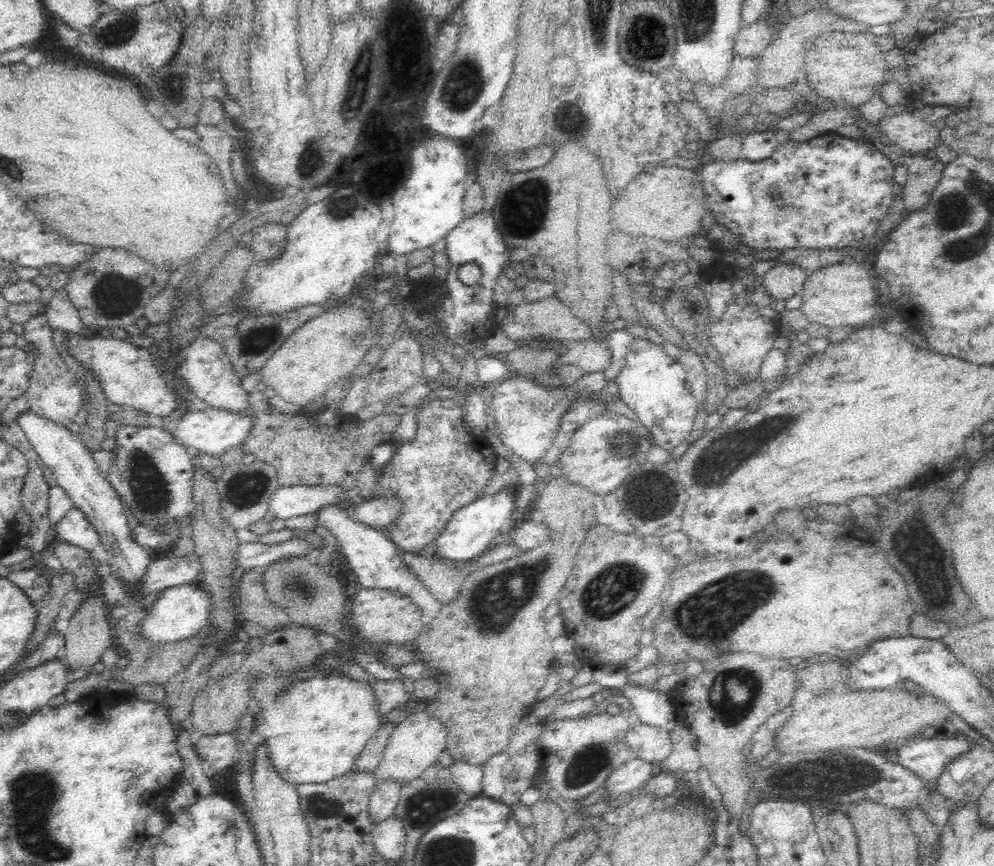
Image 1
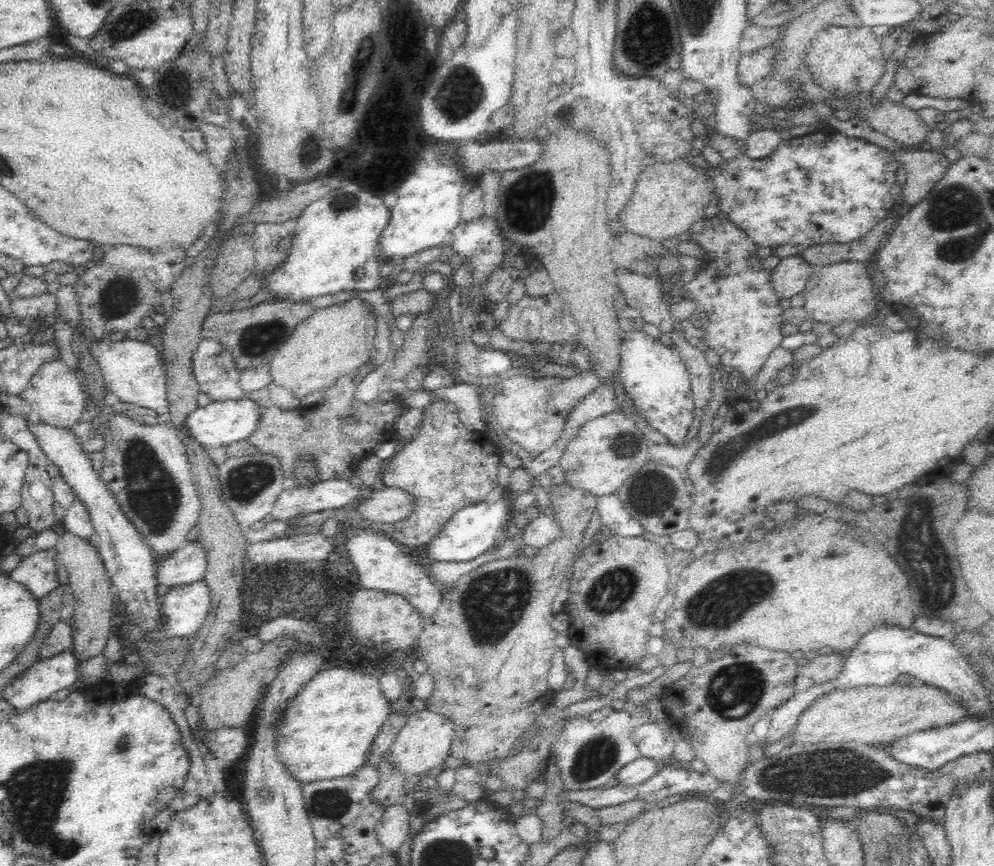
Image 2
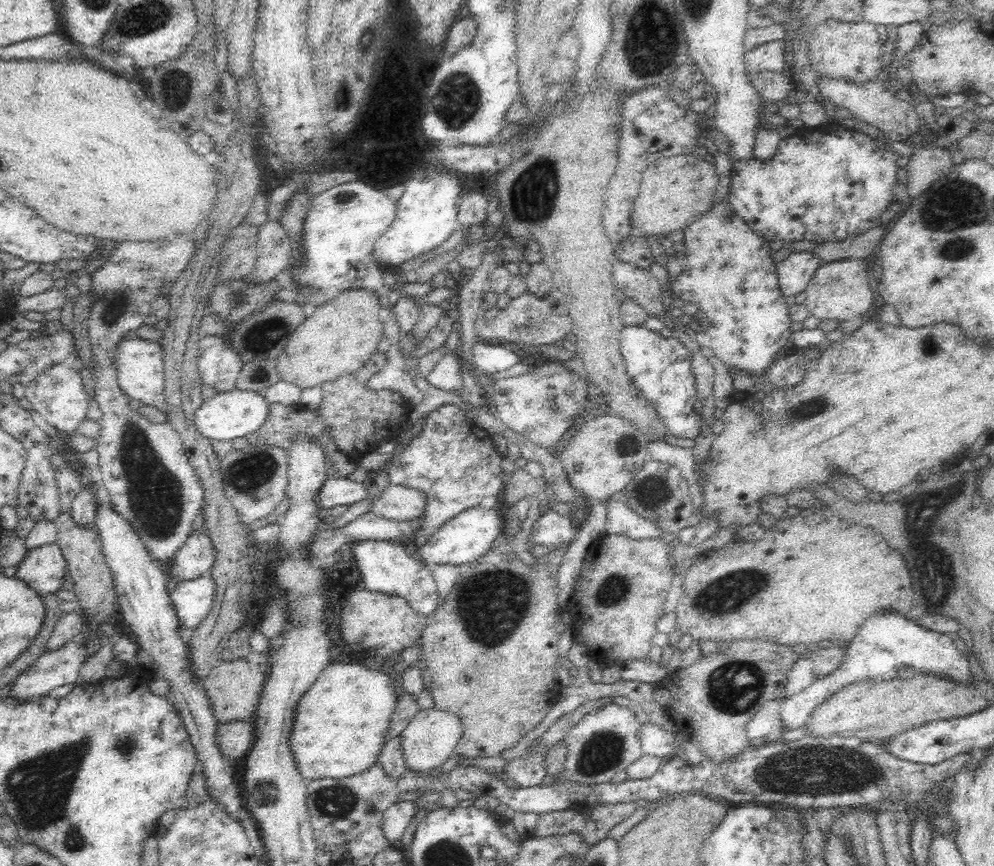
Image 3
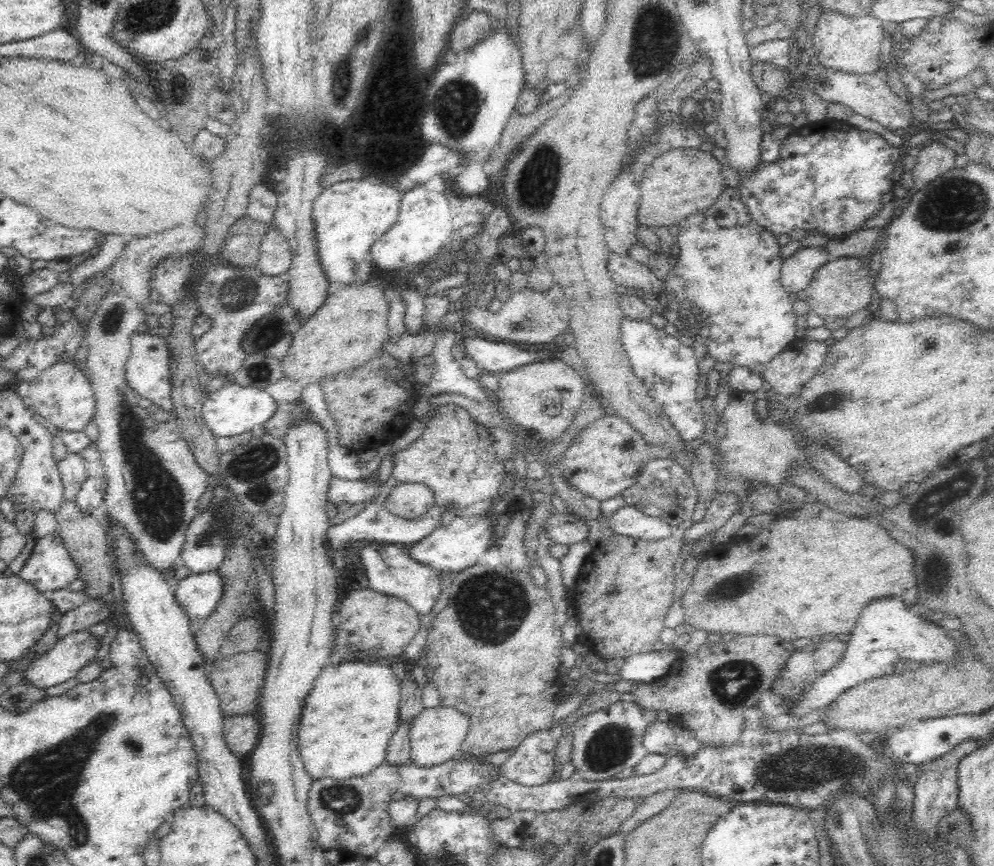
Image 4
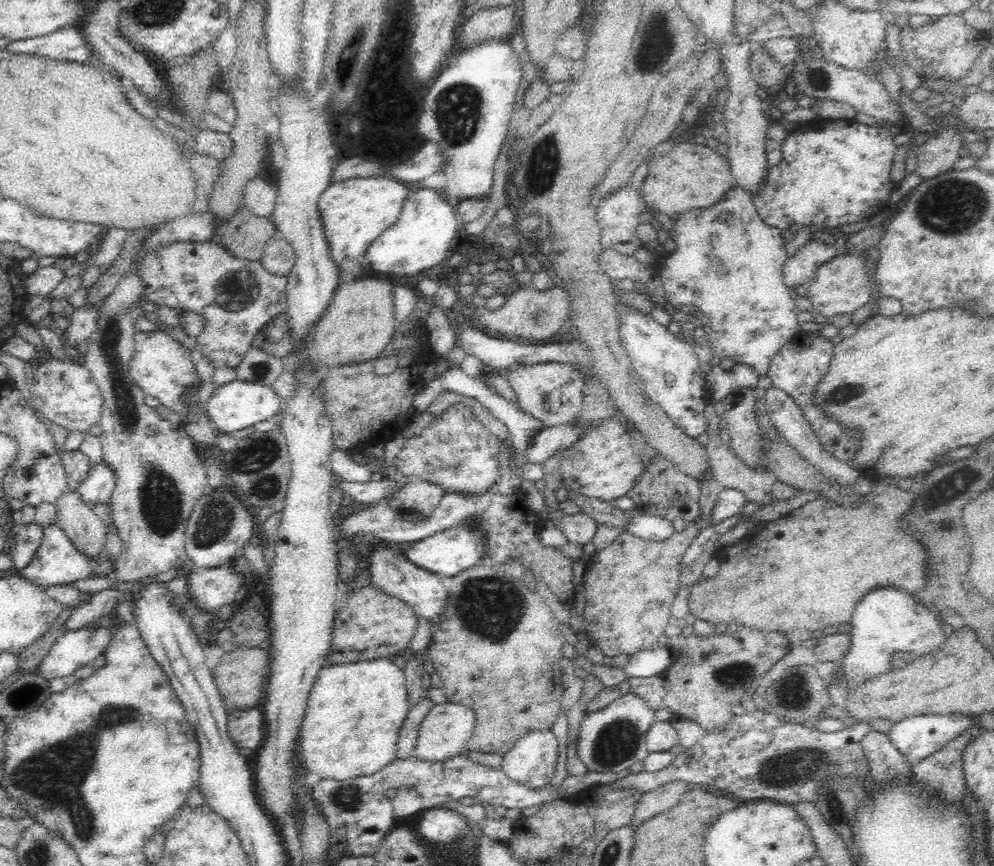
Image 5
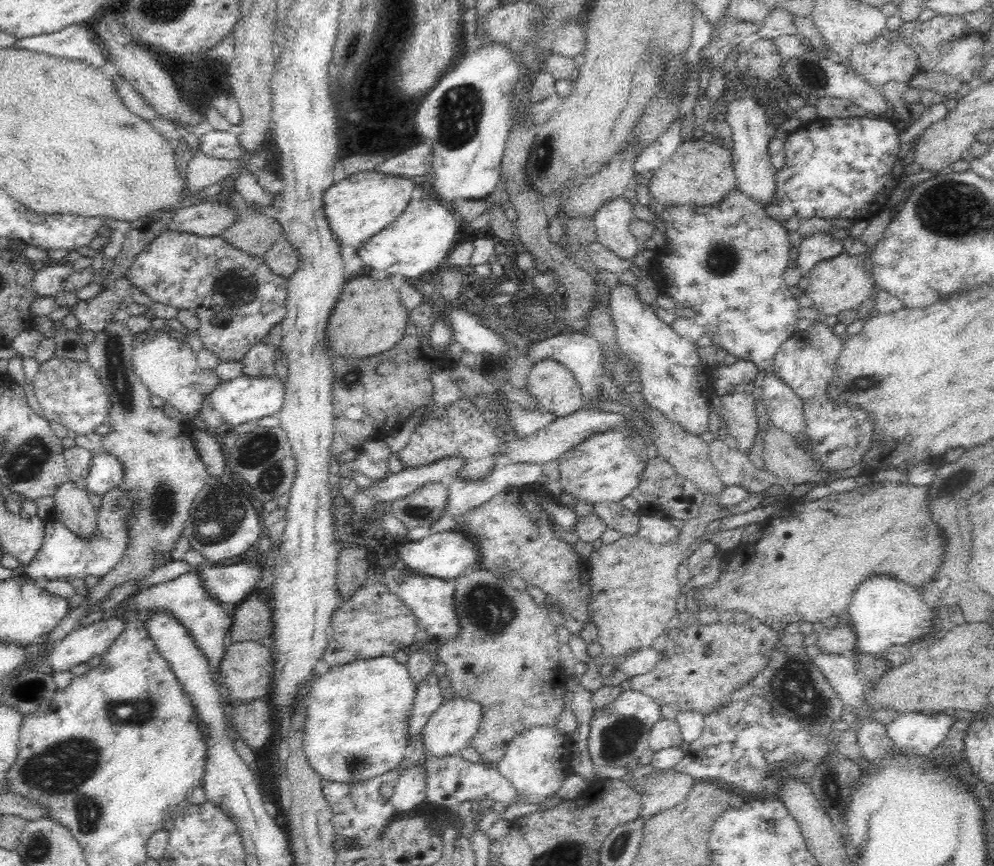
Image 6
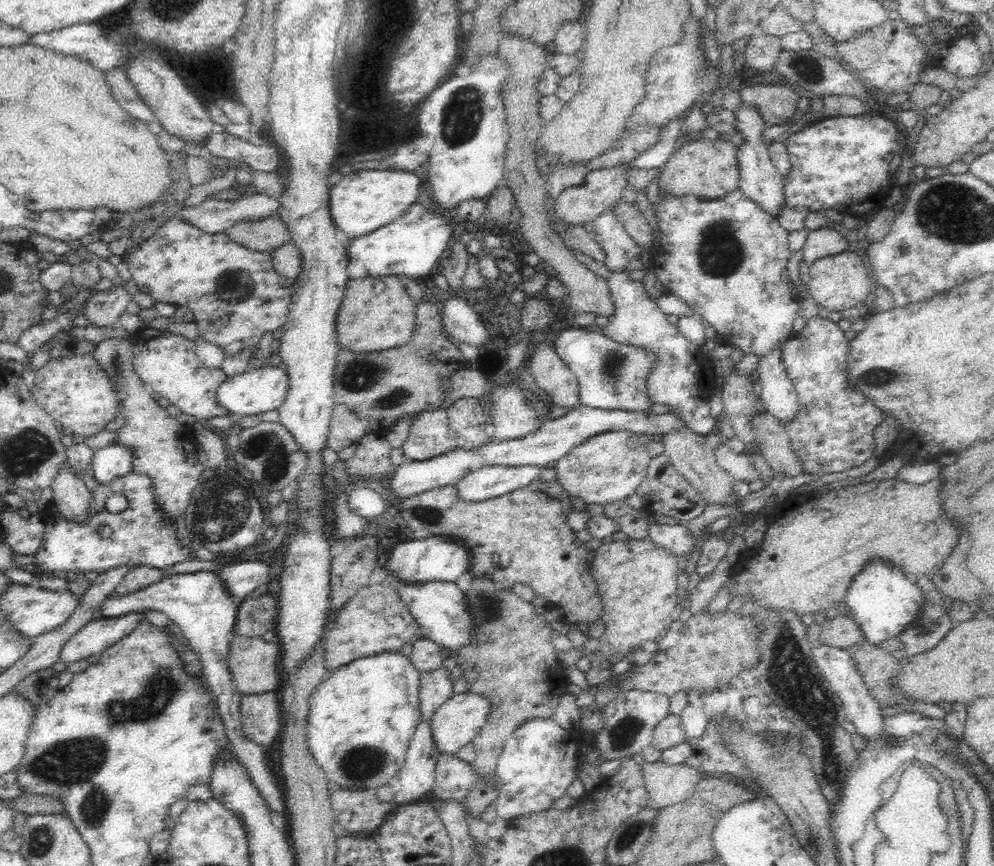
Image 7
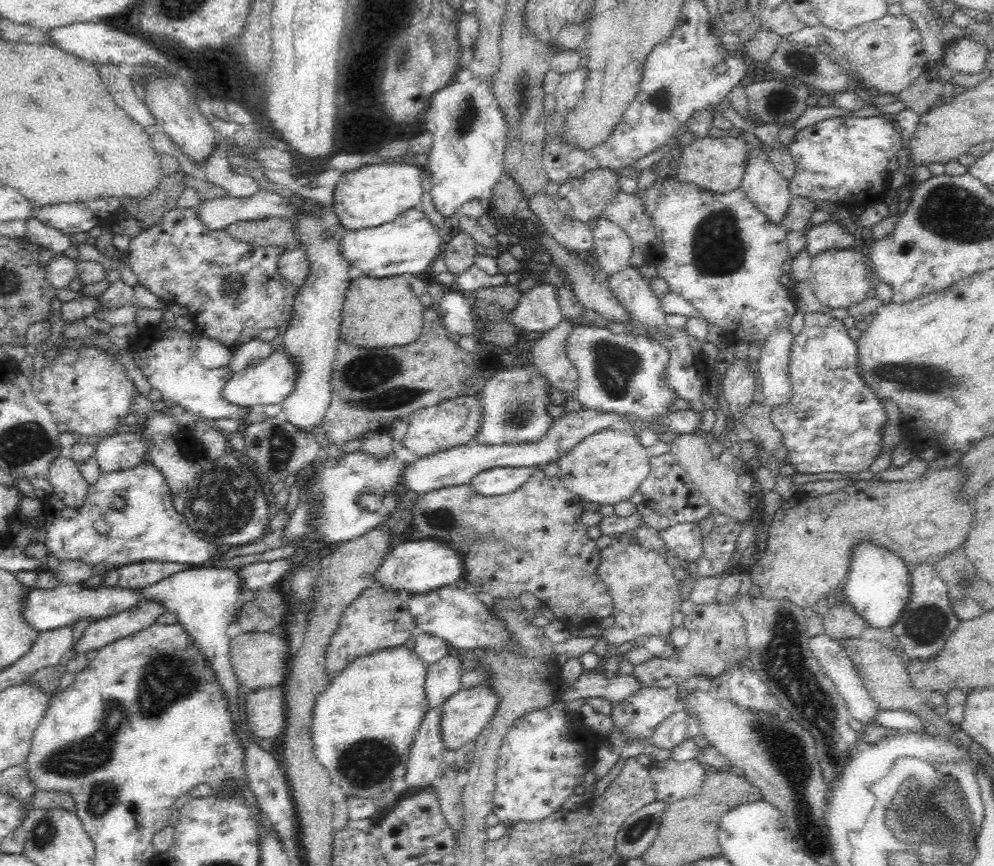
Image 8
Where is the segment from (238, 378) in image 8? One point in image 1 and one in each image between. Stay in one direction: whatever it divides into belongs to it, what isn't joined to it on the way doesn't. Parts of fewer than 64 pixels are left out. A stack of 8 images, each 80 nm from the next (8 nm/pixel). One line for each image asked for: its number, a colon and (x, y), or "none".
1: (211, 431)
2: (221, 422)
3: (227, 415)
4: (233, 409)
5: (239, 404)
6: (247, 398)
7: (259, 389)

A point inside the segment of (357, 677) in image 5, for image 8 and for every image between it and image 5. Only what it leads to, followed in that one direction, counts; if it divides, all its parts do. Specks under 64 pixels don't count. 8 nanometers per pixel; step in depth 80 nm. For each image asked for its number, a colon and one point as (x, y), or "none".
6: (356, 727)
7: (361, 720)
8: (363, 725)

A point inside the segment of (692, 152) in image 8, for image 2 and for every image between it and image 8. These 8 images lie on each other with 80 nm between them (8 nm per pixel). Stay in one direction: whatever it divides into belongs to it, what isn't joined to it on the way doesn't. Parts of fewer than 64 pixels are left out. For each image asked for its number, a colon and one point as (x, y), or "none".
2: (668, 198)
3: (674, 190)
4: (685, 181)
5: (691, 176)
6: (699, 173)
7: (708, 169)

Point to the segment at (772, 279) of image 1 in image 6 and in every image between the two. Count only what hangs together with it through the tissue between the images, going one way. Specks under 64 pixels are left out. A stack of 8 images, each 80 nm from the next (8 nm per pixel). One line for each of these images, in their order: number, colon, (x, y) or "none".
2: (789, 277)
3: (794, 273)
4: (797, 271)
5: (798, 269)
6: (819, 246)

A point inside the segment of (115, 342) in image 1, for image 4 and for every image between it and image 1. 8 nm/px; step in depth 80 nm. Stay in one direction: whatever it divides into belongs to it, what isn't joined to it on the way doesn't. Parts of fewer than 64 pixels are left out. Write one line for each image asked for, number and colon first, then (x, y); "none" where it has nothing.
2: (135, 374)
3: (139, 365)
4: (147, 372)

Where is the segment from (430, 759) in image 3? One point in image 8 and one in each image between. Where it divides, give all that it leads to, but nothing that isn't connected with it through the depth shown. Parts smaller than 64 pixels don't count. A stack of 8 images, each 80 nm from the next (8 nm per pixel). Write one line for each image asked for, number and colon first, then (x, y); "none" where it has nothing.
4: (436, 734)
5: (443, 734)
6: (452, 726)
7: (455, 724)
8: (464, 715)

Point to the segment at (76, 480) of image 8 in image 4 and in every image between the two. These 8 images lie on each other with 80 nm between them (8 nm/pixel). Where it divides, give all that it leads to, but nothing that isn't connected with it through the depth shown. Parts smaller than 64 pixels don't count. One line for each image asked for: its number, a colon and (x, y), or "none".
4: (85, 537)
5: (82, 526)
6: (73, 509)
7: (72, 498)

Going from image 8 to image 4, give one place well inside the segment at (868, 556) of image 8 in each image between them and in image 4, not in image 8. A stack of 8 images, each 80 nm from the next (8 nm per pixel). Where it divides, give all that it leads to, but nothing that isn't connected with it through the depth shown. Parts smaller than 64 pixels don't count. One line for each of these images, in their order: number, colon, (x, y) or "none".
4: (887, 631)
5: (886, 620)
6: (884, 612)
7: (883, 601)

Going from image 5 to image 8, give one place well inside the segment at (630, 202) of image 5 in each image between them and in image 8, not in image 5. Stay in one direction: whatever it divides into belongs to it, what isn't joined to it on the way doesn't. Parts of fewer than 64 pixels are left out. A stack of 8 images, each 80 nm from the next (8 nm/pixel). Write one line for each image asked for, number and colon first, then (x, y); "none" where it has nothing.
6: (612, 222)
7: (620, 248)
8: (613, 247)

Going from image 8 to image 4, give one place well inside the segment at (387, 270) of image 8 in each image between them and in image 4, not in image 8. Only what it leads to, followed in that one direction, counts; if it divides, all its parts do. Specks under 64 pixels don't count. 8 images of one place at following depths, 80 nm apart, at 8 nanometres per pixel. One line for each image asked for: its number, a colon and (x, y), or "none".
4: (426, 222)
5: (420, 239)
6: (419, 240)
7: (411, 246)

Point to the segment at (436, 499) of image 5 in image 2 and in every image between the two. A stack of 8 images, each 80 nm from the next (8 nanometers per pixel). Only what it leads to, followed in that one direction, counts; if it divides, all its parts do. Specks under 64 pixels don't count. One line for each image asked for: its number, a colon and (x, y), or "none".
2: (390, 505)
3: (396, 502)
4: (408, 501)

